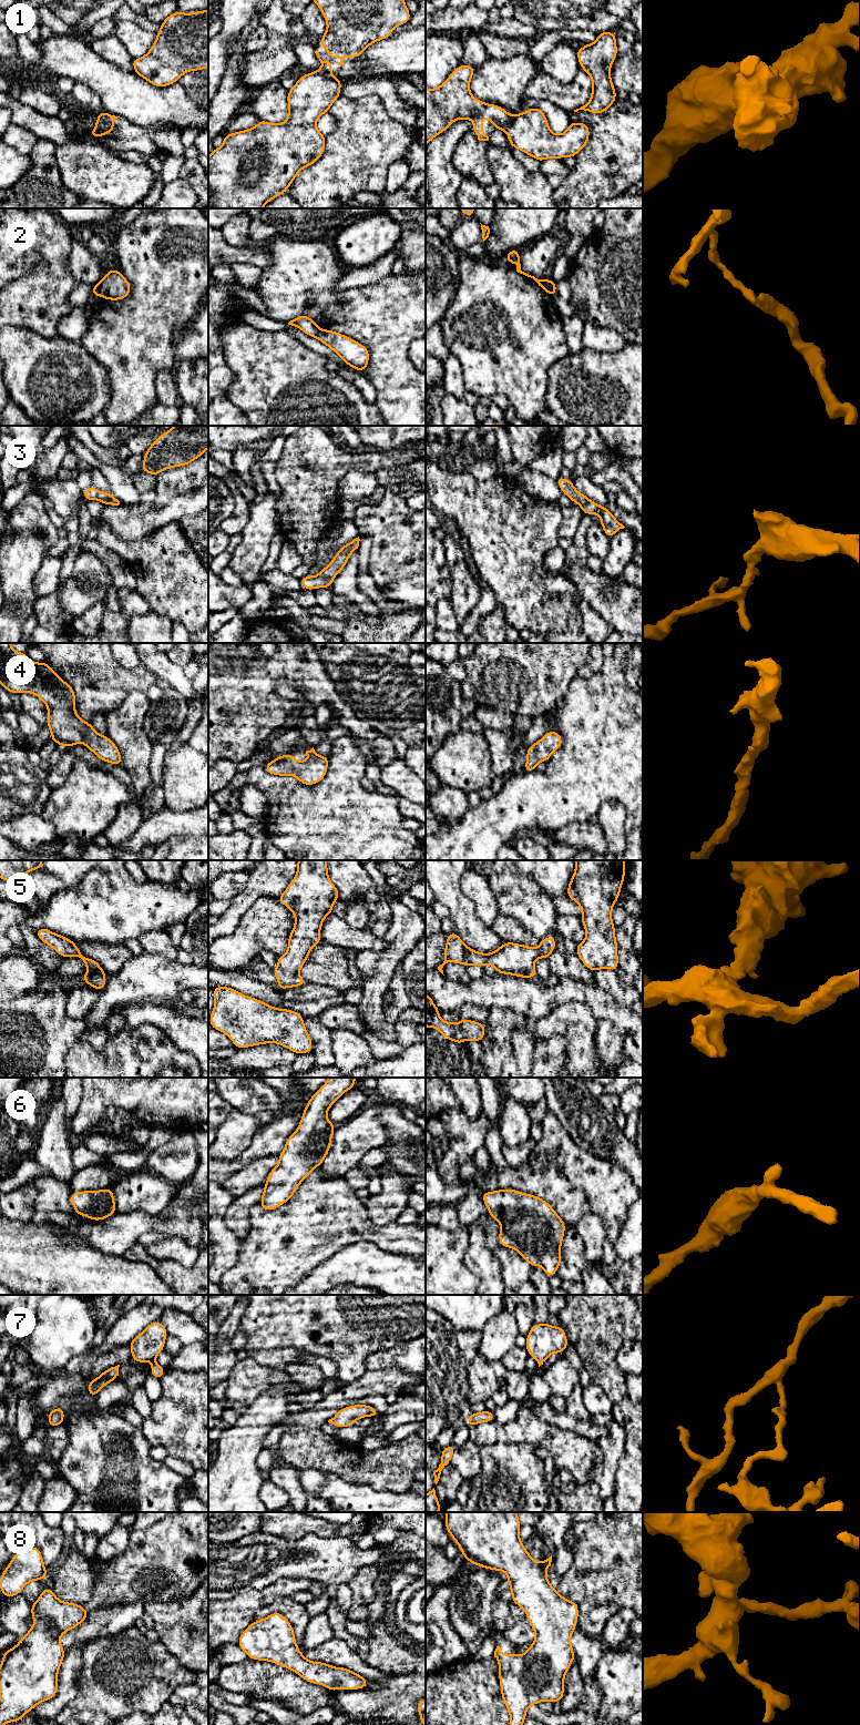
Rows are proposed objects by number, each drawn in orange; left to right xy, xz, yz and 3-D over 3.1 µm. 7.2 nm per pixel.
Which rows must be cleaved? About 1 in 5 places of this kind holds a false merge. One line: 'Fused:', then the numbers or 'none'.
Fused: 1, 2, 7

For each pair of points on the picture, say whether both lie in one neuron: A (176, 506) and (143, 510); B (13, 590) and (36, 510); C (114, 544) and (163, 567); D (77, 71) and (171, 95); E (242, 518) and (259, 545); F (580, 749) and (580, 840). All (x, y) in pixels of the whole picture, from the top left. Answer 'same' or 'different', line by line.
A: same
B: same
C: same
D: same
E: different
F: different

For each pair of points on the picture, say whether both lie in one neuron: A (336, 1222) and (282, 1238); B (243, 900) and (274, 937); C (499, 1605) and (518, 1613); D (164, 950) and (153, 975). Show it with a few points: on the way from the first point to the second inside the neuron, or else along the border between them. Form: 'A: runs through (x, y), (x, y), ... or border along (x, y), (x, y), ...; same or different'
A: runs through (323, 1222), (316, 1222), (305, 1232), (295, 1236); same
B: border along (273, 897), (259, 896), (242, 916), (234, 929); different
C: border along (511, 1603), (513, 1622), (503, 1632); different
D: border along (143, 951), (157, 953), (166, 959), (175, 960); different

